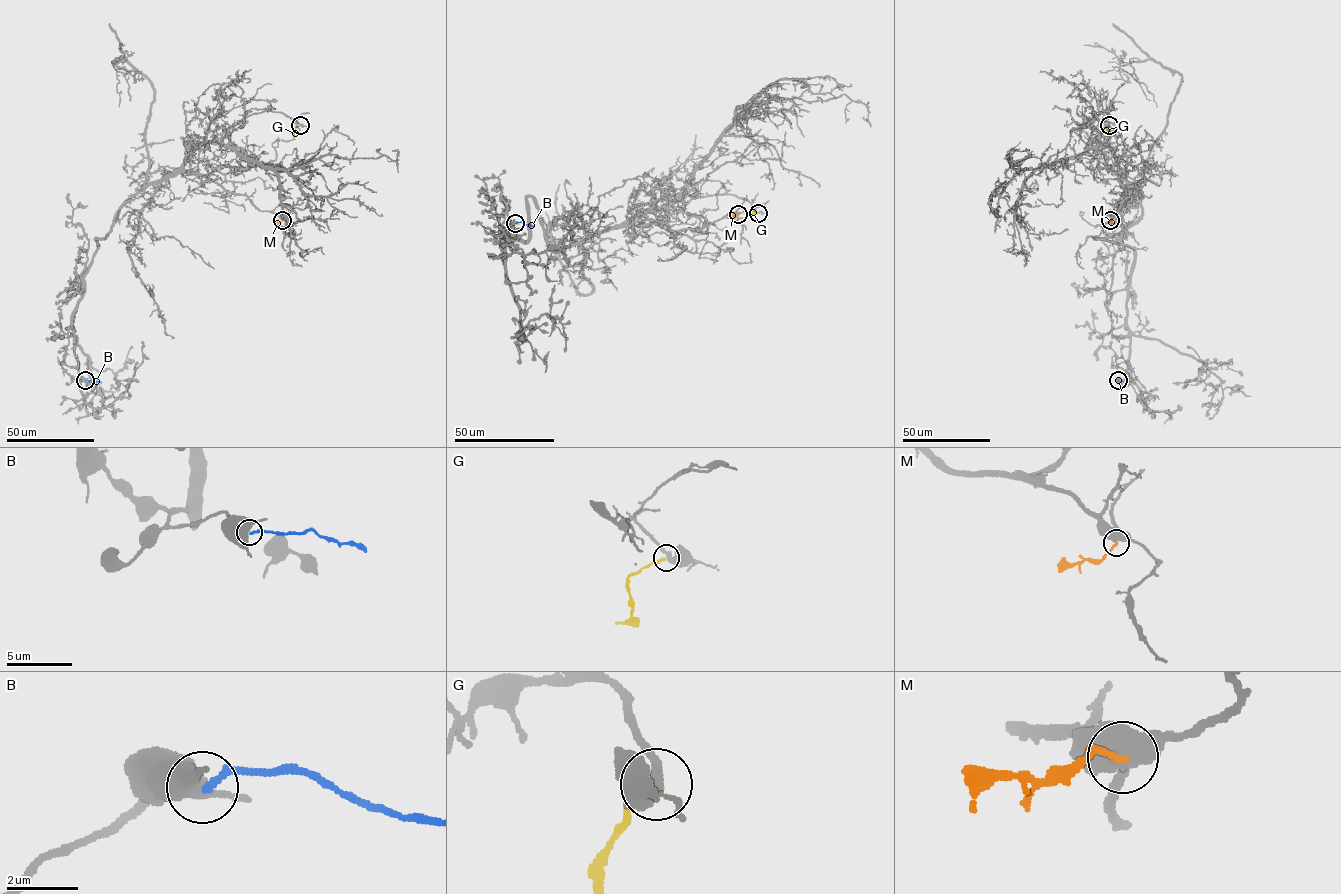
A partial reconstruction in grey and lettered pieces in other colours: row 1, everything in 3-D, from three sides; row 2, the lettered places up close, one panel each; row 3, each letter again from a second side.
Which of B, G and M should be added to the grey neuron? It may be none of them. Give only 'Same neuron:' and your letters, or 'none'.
Same neuron: none

